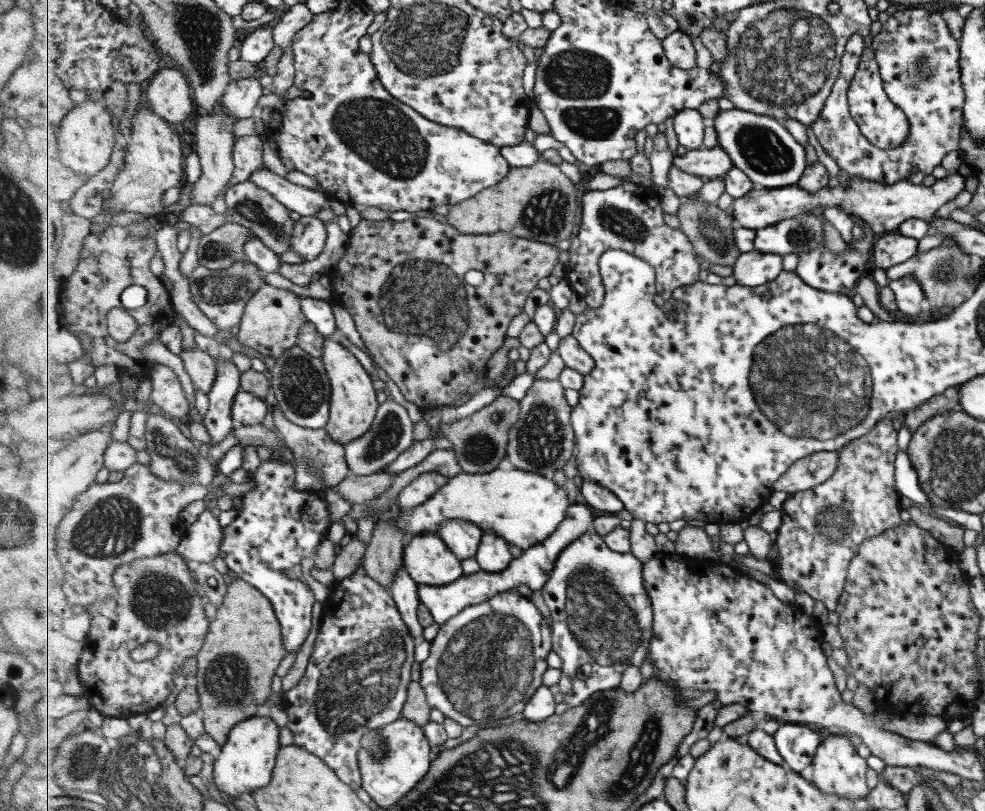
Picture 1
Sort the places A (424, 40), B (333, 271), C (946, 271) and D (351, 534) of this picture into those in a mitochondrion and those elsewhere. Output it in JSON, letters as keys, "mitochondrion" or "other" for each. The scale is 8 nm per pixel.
{"A":"mitochondrion","B":"other","C":"mitochondrion","D":"other"}

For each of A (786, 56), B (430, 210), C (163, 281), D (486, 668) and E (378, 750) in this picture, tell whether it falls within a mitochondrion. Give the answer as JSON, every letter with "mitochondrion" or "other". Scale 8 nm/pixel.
{"A":"mitochondrion","B":"other","C":"other","D":"mitochondrion","E":"mitochondrion"}

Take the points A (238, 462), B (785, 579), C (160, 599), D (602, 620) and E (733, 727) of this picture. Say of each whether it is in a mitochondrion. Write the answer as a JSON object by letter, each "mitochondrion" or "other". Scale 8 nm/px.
{"A":"other","B":"other","C":"mitochondrion","D":"mitochondrion","E":"other"}

